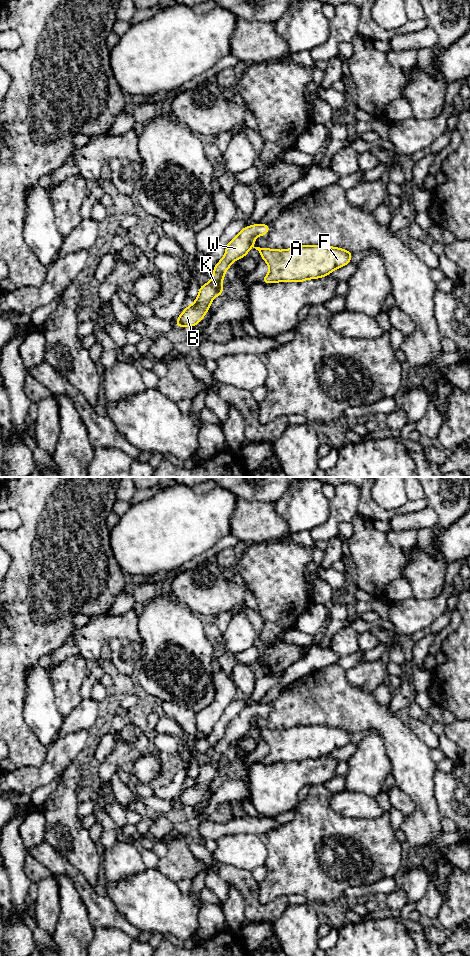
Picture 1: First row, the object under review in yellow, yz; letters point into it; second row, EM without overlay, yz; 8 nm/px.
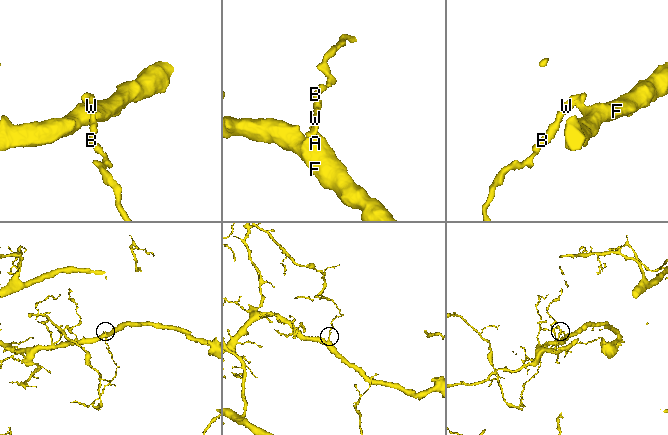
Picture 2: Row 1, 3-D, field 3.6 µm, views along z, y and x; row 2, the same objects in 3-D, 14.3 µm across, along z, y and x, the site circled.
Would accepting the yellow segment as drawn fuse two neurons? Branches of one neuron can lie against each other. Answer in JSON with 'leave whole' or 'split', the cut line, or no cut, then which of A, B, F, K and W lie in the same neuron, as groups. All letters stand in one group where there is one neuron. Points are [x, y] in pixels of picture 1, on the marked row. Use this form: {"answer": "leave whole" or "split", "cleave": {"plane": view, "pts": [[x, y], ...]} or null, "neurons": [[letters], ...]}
{"answer": "split", "cleave": {"plane": "yz", "pts": [[254, 235], [250, 246]]}, "neurons": [["A", "F"], ["B", "K", "W"]]}

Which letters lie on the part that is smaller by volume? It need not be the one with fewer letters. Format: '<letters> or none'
B, K, W

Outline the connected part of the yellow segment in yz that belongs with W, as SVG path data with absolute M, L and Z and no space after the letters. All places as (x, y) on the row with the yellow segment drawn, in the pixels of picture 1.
M255 224L243 228L226 246L225 256L214 266L212 279L199 288L198 297L195 302L189 305L180 314L177 322L174 323L180 328L186 326L196 326L203 318L205 313L210 310L210 304L216 296L223 294L222 281L224 274L232 263L248 255L251 248L251 239L255 236L264 236L270 231L269 225Z

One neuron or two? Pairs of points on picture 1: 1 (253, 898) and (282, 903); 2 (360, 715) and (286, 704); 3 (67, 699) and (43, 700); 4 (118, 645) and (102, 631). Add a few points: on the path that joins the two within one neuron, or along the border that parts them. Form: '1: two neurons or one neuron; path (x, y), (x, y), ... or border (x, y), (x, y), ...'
1: one neuron; path (259, 905), (262, 908), (275, 908)
2: one neuron; path (342, 705), (304, 704)
3: two neurons; border (50, 676), (54, 704), (64, 717)
4: two neurons; border (108, 641), (114, 638), (127, 638), (135, 642)

